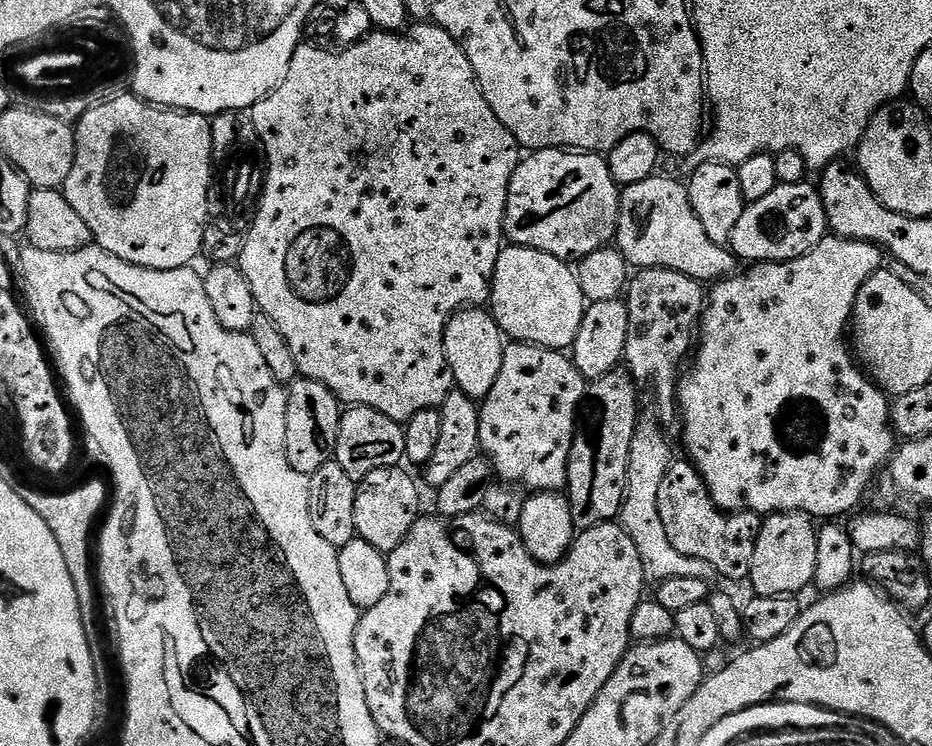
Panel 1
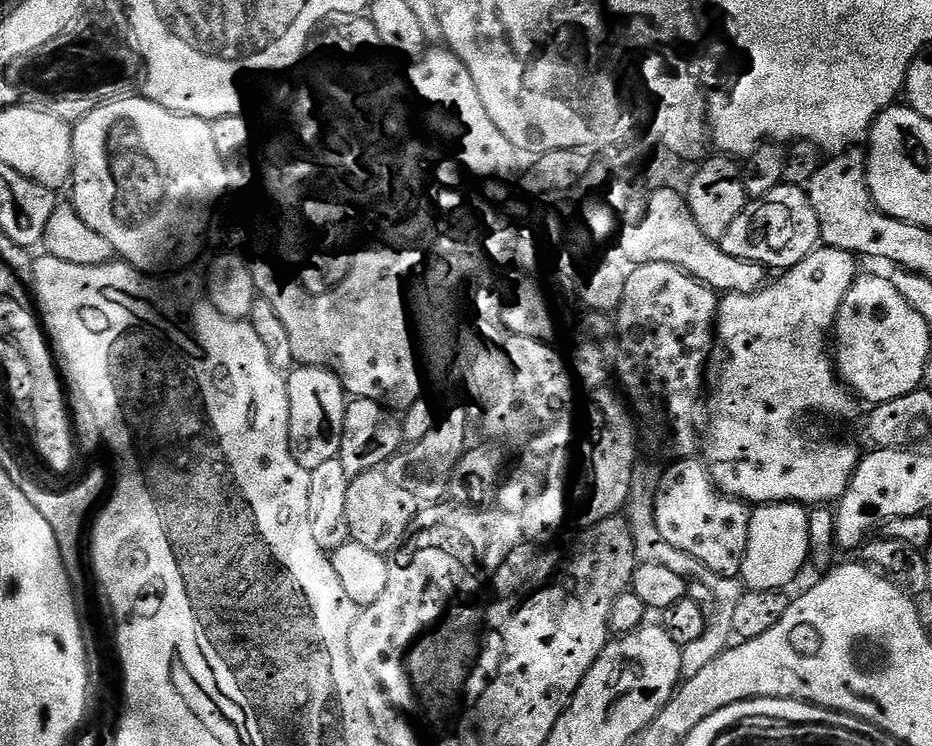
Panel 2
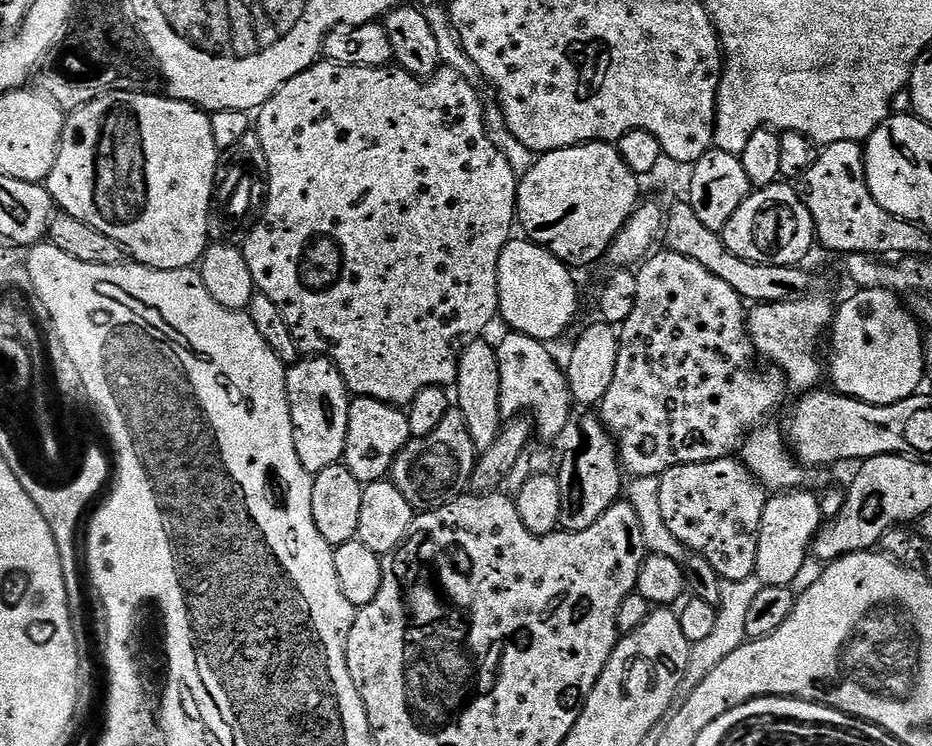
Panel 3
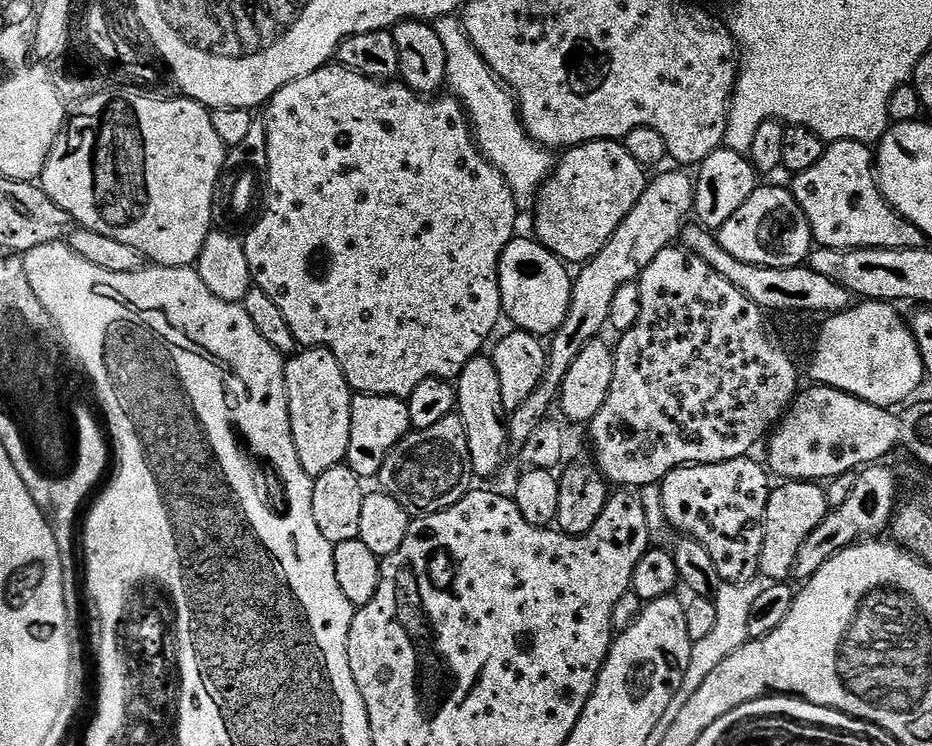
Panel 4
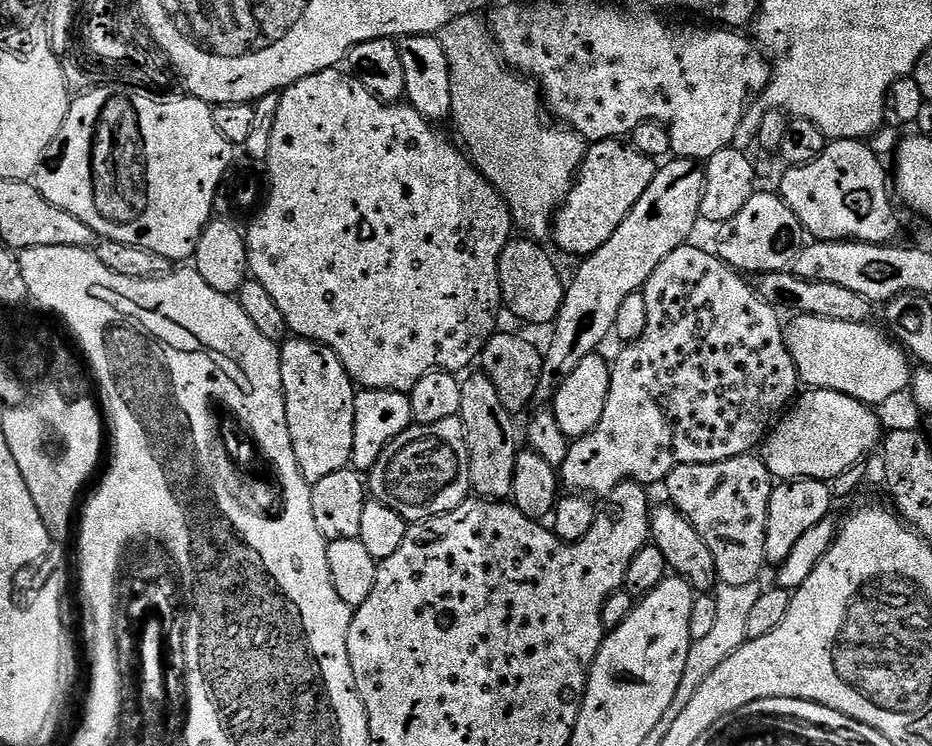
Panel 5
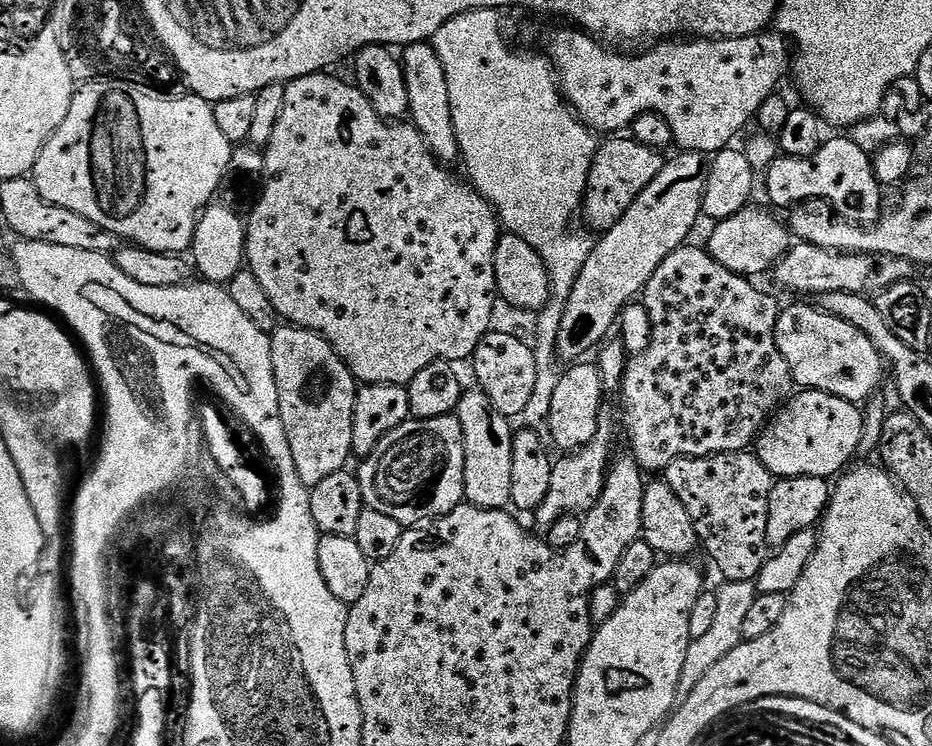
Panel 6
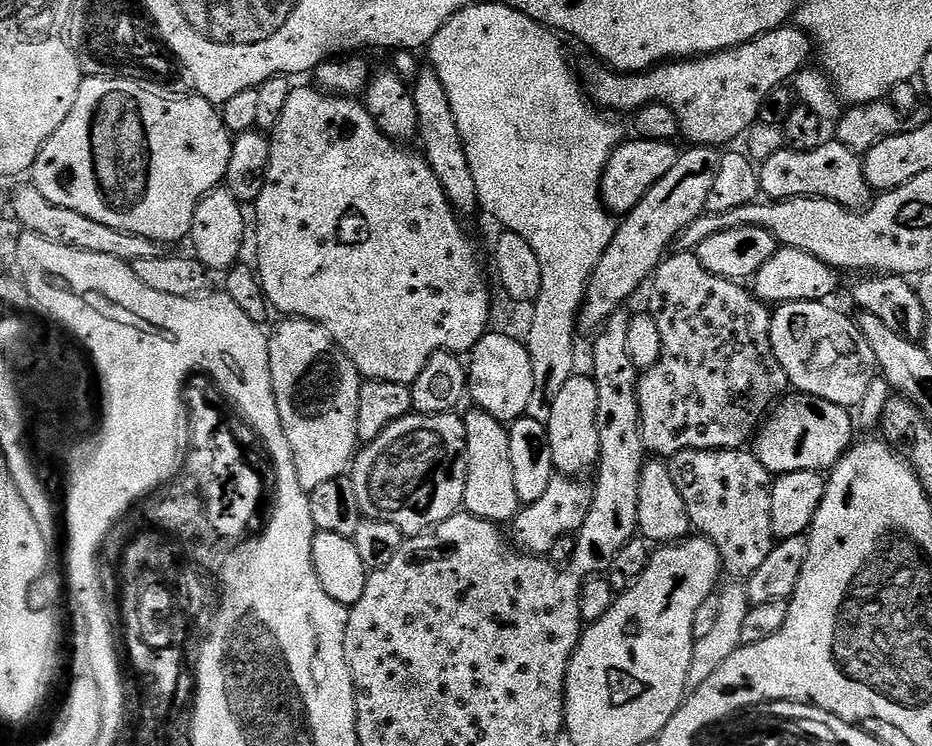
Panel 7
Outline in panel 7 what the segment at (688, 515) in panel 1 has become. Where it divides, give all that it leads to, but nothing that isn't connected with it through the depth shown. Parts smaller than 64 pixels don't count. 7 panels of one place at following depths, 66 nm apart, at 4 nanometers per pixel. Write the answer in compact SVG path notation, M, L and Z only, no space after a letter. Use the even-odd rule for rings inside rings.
M739 448L686 450L667 461L670 478L686 502L693 529L718 550L720 566L736 582L747 581L766 562L774 546L770 522L773 473L758 462L755 451Z

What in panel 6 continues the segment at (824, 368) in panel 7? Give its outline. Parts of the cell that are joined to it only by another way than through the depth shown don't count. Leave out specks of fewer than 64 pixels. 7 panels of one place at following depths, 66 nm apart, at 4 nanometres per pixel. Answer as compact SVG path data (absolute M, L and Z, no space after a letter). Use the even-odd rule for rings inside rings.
M800 302L804 304L792 304L783 309L776 323L776 345L778 350L782 354L782 358L786 358L786 366L790 366L790 374L792 375L793 385L799 386L804 390L811 390L814 392L825 392L826 394L834 394L838 398L843 400L850 400L853 402L864 402L867 401L869 397L877 395L879 386L883 380L886 380L886 365L884 359L880 356L880 351L874 346L874 342L870 342L870 338L866 338L866 334L862 334L862 330L854 330L854 326L850 326L850 322L842 322L842 318L837 316L832 316L829 312L821 312L819 307L810 305L808 302Z

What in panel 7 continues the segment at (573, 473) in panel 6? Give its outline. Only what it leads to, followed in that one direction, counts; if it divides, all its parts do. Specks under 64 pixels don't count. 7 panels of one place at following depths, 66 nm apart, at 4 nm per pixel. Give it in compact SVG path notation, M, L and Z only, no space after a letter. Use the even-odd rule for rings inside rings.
M563 474L553 475L550 487L538 502L526 504L517 512L510 522L512 536L517 540L519 547L528 554L547 554L550 546L558 542L558 538L579 533L582 522L586 522L586 514L592 508L591 483L583 484L580 478L573 478Z

